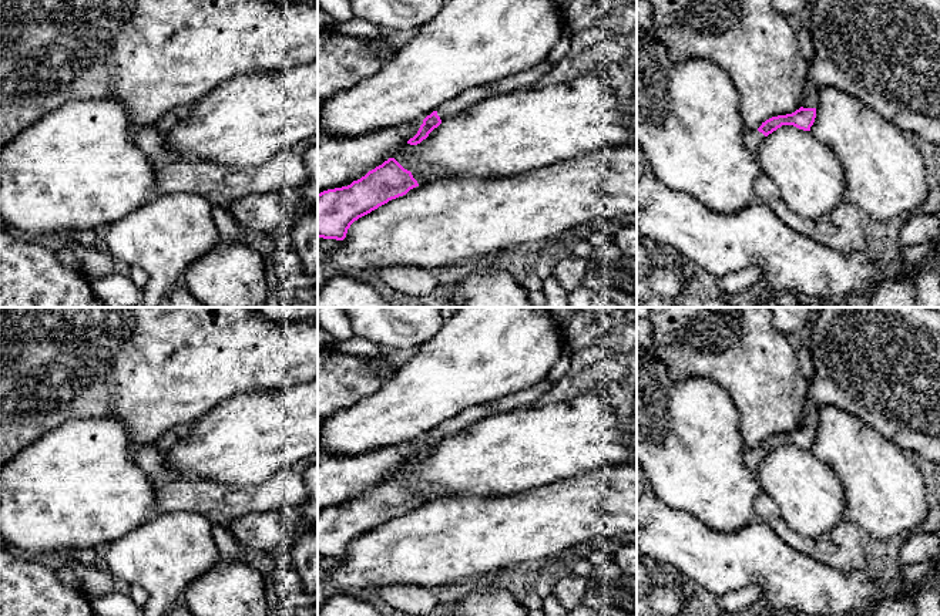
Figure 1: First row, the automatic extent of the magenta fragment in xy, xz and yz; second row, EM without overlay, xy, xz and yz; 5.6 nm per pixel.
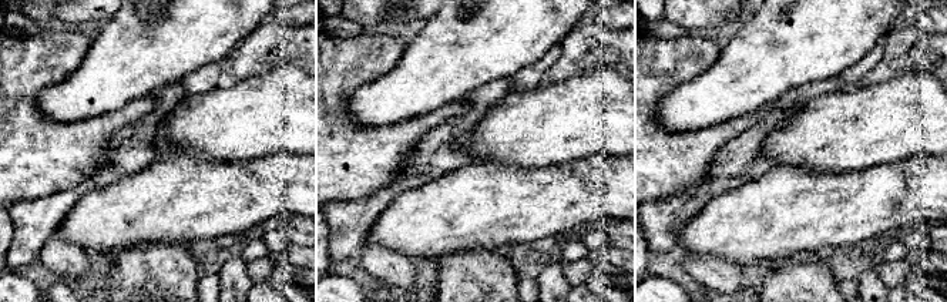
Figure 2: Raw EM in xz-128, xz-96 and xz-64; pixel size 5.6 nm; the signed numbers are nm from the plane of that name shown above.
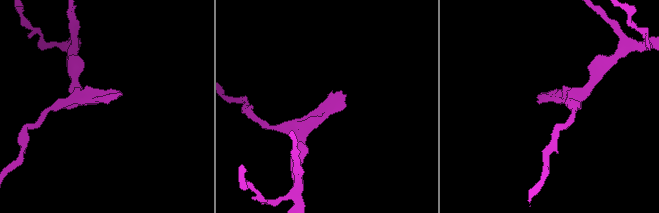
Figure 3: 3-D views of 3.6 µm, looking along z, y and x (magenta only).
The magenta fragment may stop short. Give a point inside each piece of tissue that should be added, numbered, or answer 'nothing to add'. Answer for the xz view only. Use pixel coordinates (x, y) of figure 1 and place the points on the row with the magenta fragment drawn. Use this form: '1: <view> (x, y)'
1: xz (524, 80)

